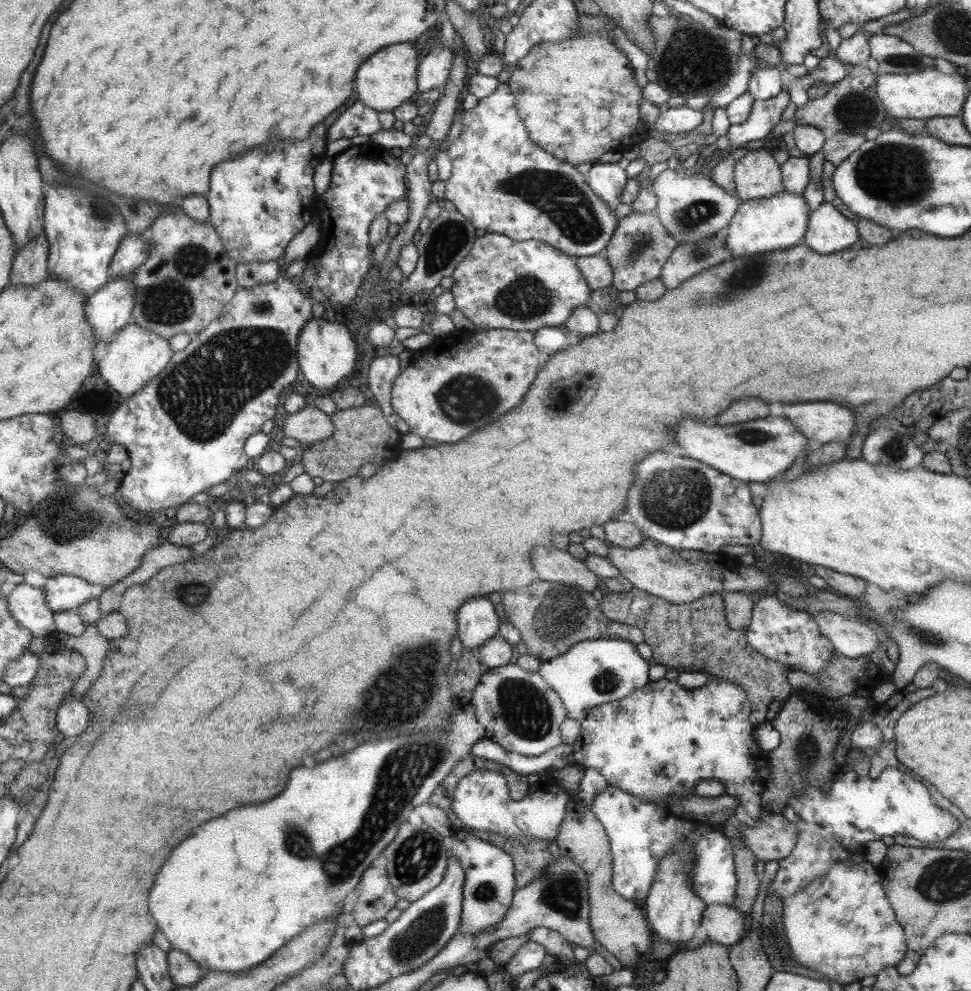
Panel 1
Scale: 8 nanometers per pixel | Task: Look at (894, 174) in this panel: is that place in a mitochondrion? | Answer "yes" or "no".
yes

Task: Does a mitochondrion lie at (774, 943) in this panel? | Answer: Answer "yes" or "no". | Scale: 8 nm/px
yes

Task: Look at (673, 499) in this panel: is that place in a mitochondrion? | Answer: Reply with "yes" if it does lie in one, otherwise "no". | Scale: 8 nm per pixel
yes

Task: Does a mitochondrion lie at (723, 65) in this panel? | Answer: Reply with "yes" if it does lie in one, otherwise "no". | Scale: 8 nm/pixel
yes

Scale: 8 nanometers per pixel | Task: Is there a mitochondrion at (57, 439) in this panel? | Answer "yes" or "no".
no

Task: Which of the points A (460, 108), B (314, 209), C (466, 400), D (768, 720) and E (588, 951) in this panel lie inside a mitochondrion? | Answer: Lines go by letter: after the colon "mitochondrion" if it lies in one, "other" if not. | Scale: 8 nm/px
A: other
B: other
C: mitochondrion
D: other
E: other

